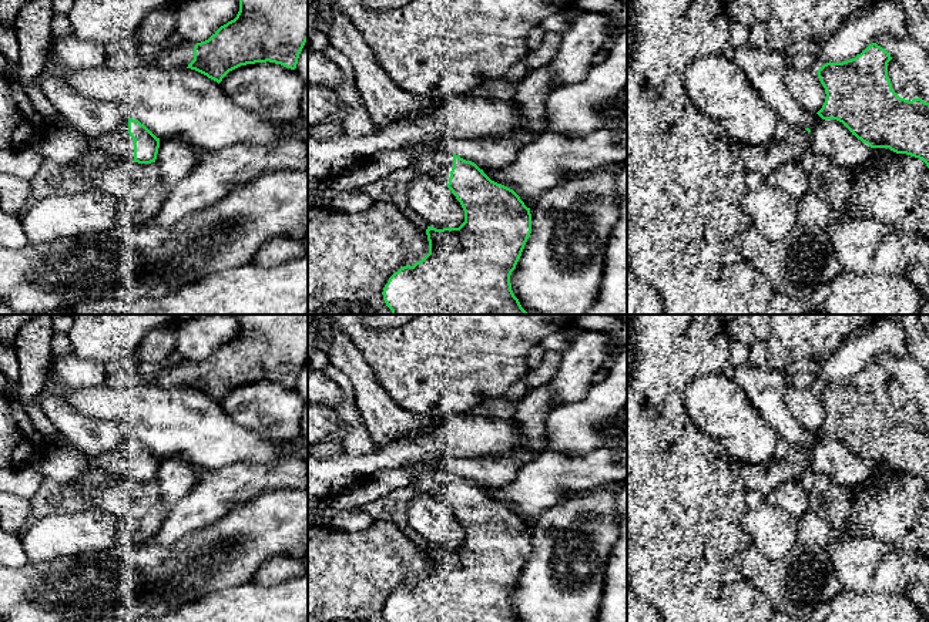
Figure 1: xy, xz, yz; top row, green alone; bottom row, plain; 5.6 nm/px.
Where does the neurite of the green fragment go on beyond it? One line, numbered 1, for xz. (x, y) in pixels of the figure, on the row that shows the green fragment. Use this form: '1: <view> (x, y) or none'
1: xz (429, 160)

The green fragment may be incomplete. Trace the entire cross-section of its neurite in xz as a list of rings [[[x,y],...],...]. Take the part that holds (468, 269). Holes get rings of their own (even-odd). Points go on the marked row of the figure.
[[[427,141],[413,148],[416,155],[410,168],[445,184],[460,202],[464,222],[459,228],[427,226],[429,253],[413,266],[400,268],[383,288],[383,300],[392,315],[527,315],[512,290],[510,275],[531,233],[530,208],[513,189],[492,181],[474,162],[439,149],[437,141]]]

